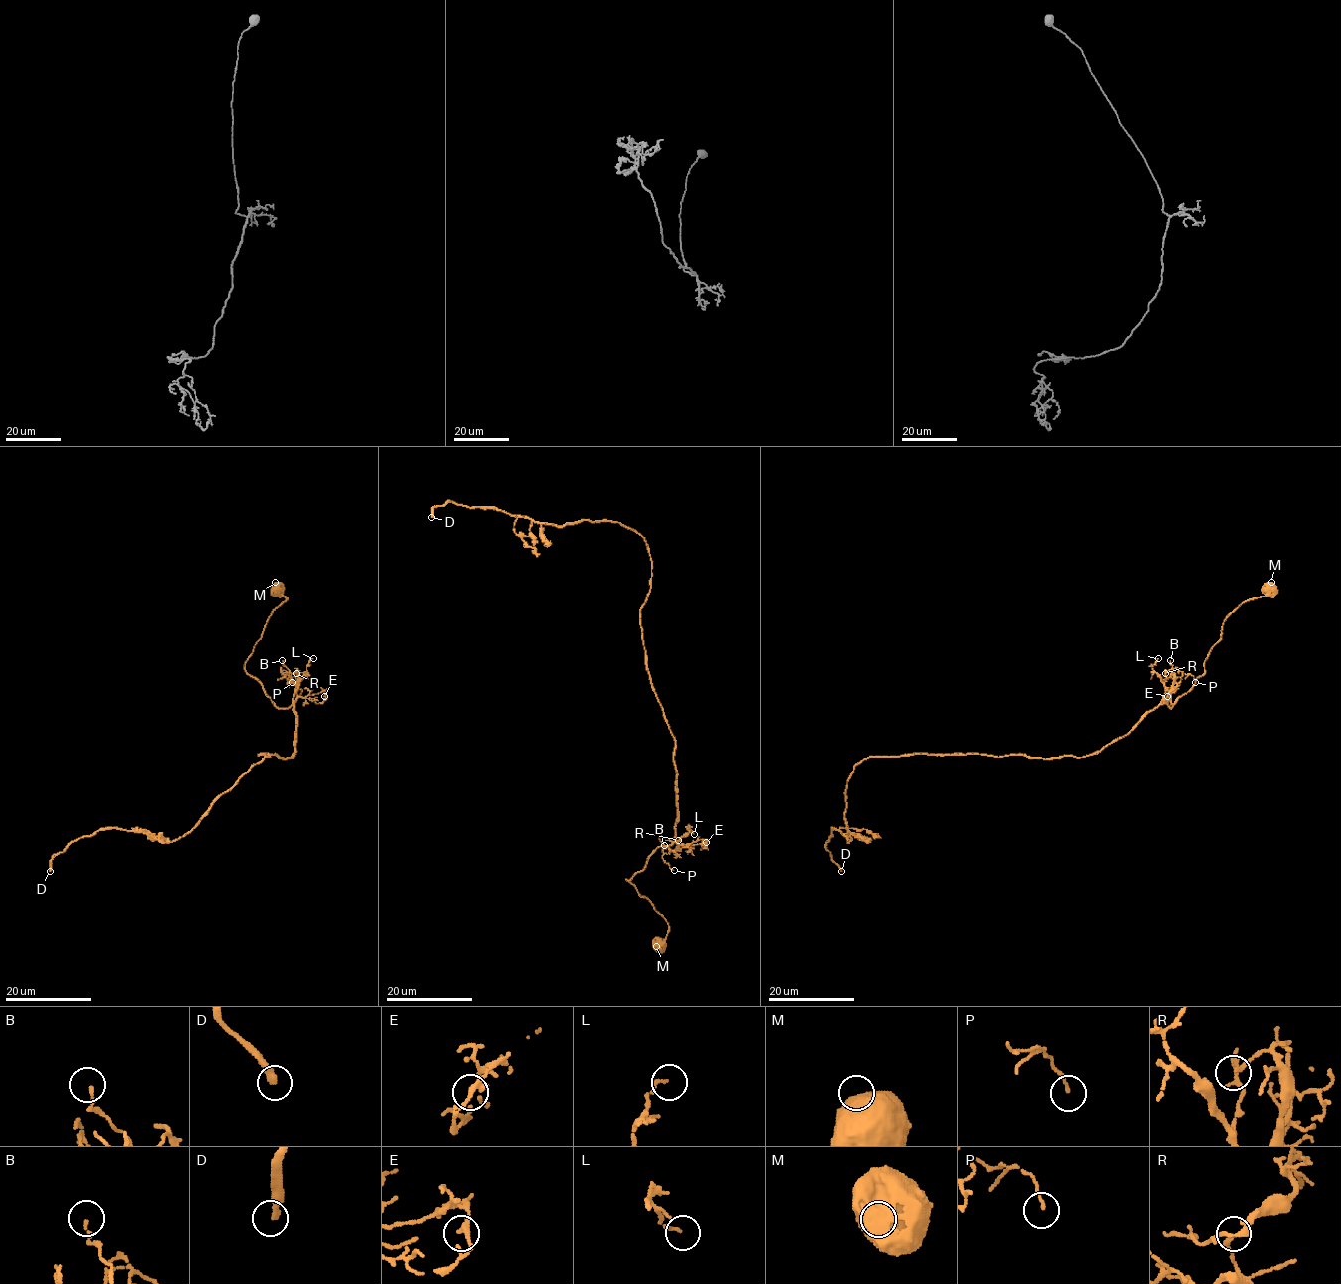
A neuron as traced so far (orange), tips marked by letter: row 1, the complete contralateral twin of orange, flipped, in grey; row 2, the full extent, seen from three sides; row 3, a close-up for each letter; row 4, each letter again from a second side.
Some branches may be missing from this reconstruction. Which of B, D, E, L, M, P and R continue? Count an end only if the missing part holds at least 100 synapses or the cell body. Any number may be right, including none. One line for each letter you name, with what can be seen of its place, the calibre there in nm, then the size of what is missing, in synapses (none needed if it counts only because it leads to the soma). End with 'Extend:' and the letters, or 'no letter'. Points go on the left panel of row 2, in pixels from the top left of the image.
D: (50, 871) | 300 nm | 120 syn
Extend: D

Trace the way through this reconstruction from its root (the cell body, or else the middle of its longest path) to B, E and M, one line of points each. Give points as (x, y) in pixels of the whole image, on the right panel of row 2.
B: (992, 755), (1050, 759), (1084, 757), (1100, 752), (1124, 737), (1145, 714), (1169, 698), (1174, 681), (1170, 660)
E: (992, 755), (1050, 759), (1096, 754), (1124, 737), (1145, 714), (1162, 704), (1167, 696)
M: (992, 755), (1100, 752), (1184, 695), (1203, 674), (1224, 621), (1265, 596), (1271, 582)

